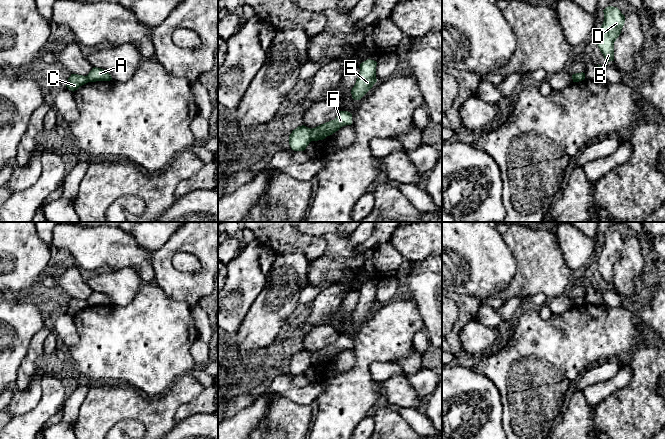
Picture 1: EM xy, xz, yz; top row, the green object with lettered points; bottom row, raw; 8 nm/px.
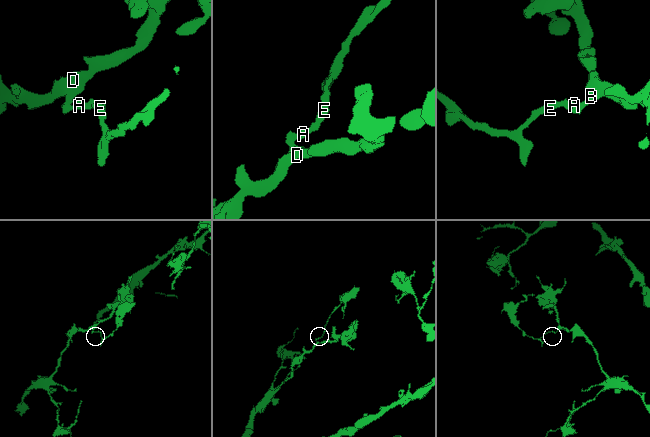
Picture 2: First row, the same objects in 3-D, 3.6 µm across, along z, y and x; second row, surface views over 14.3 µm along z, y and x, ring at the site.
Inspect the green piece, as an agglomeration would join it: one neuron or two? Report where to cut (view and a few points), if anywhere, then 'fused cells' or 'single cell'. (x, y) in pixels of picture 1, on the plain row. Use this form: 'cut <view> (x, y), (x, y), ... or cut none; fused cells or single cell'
cut xz (312, 353), (311, 364); fused cells

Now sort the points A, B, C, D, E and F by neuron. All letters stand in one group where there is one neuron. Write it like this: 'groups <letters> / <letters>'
groups A E F / B C D

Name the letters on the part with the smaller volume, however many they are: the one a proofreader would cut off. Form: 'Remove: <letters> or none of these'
Remove: A, E, F

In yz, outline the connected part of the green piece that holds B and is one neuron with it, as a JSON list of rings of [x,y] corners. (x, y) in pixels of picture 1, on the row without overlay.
[[[608,230],[604,234],[604,245],[597,254],[597,269],[603,278],[607,289],[614,285],[614,266],[619,261],[625,247],[625,240],[617,231]]]

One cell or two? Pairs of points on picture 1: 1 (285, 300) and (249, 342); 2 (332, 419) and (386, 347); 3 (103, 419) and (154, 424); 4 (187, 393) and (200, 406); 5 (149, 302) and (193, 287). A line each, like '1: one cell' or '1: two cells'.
1: one cell
2: one cell
3: one cell
4: two cells
5: two cells

